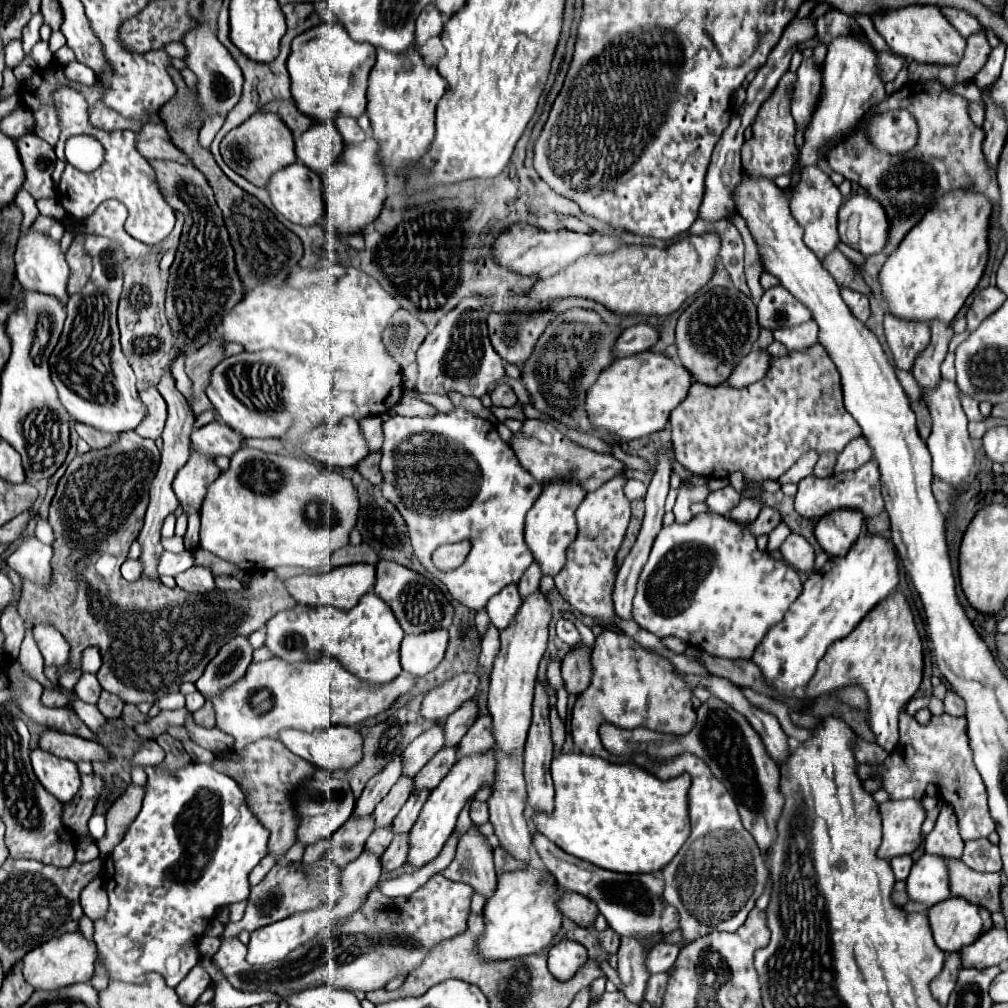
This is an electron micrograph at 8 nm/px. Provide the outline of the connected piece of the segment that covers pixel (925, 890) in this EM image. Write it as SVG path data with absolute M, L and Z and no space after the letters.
M924 854L914 866L906 880L906 892L908 898L914 902L926 904L926 908L932 908L934 904L946 900L950 896L948 890L948 872L944 866L942 856L930 856Z

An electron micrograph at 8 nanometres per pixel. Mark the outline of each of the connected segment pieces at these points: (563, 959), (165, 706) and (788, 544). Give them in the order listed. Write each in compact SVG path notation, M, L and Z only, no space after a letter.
M562 938L550 948L548 968L558 980L568 980L586 962L586 948L570 938Z
M172 692L172 694L166 694L166 696L158 698L154 702L154 706L158 706L160 710L176 710L176 708L182 708L184 706L184 696L180 692Z
M790 534L782 542L780 556L792 568L796 568L798 572L804 572L804 574L808 574L812 570L812 566L814 566L814 548L800 534Z

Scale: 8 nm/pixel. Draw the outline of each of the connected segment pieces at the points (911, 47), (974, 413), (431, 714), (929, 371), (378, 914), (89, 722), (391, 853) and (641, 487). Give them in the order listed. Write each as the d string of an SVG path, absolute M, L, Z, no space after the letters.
M906 6L896 10L882 10L872 16L874 28L886 40L886 44L896 52L912 58L916 62L930 64L956 64L964 52L964 38L946 22L938 6Z
M960 392L960 402L962 402L962 408L964 408L964 414L970 418L970 420L982 420L984 416L980 414L978 410L978 402L966 394Z
M460 674L446 684L430 690L420 706L420 716L430 722L444 722L452 712L456 712L466 700L474 696L478 688L478 676Z
M932 322L932 342L924 354L916 360L916 366L912 370L918 386L922 390L932 390L940 382L940 364L944 362L944 356L948 354L948 342L952 340L954 332L950 326L940 326L938 322Z
M436 874L408 898L386 898L374 890L368 902L364 902L340 930L324 930L324 934L318 934L312 942L288 954L288 958L282 960L282 970L280 962L268 966L248 964L246 946L240 940L224 942L212 960L224 978L240 992L272 992L286 996L320 984L350 992L370 992L384 988L400 970L412 972L436 942L464 932L472 894L472 886L444 880L442 874Z
M76 698L76 700L72 702L72 708L74 708L74 712L80 716L80 720L82 720L92 732L98 730L98 728L106 722L106 718L100 714L100 710L98 710L96 706L86 704L86 702L82 702L80 698Z
M408 834L394 836L392 844L388 846L388 850L380 858L382 870L384 872L394 872L396 868L400 868L406 862L406 854L408 854Z
M628 480L628 484L626 484L626 498L628 500L638 500L638 498L644 498L646 496L646 490L648 490L648 486L642 482L642 480Z

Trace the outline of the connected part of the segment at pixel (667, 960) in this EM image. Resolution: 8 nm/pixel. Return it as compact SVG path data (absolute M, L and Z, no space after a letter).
M656 944L656 946L648 952L644 966L646 966L646 970L648 970L650 974L666 972L666 970L670 970L672 964L676 962L678 952L680 952L678 944Z

